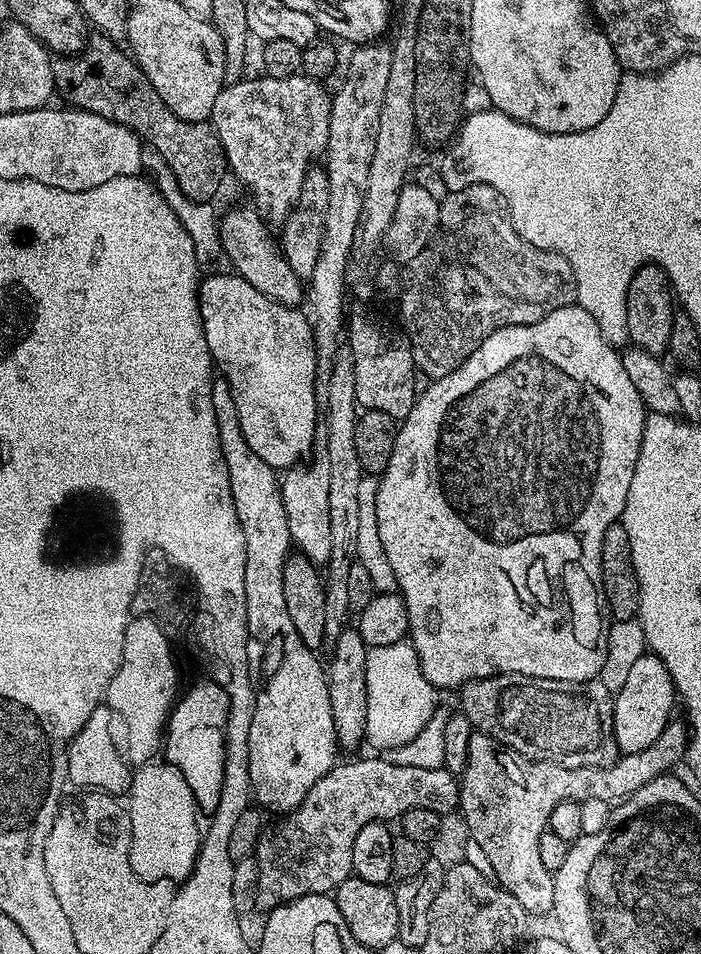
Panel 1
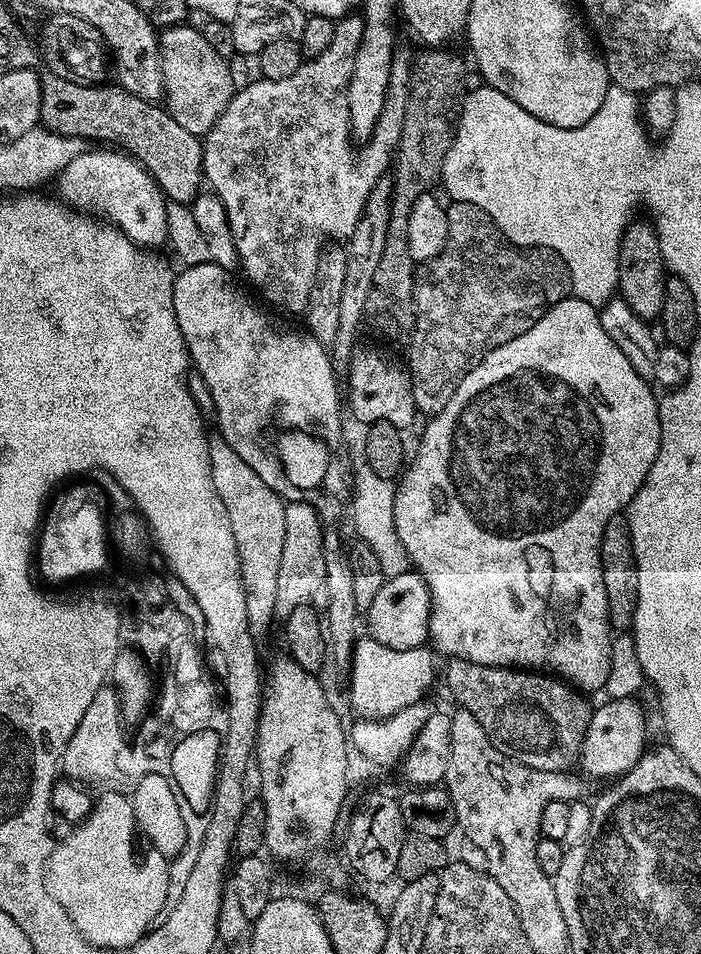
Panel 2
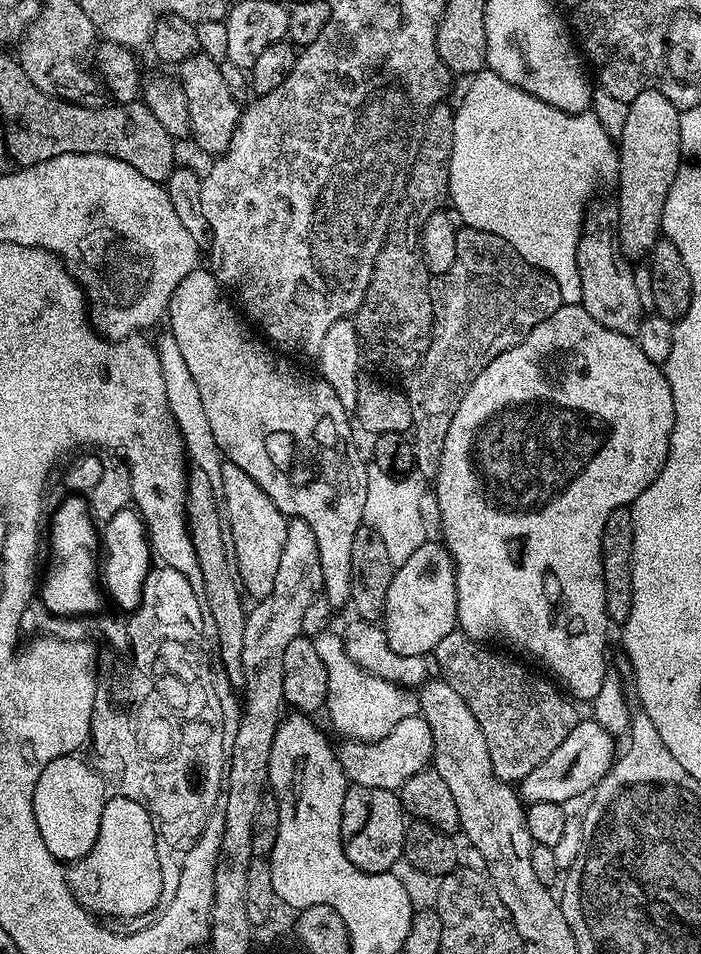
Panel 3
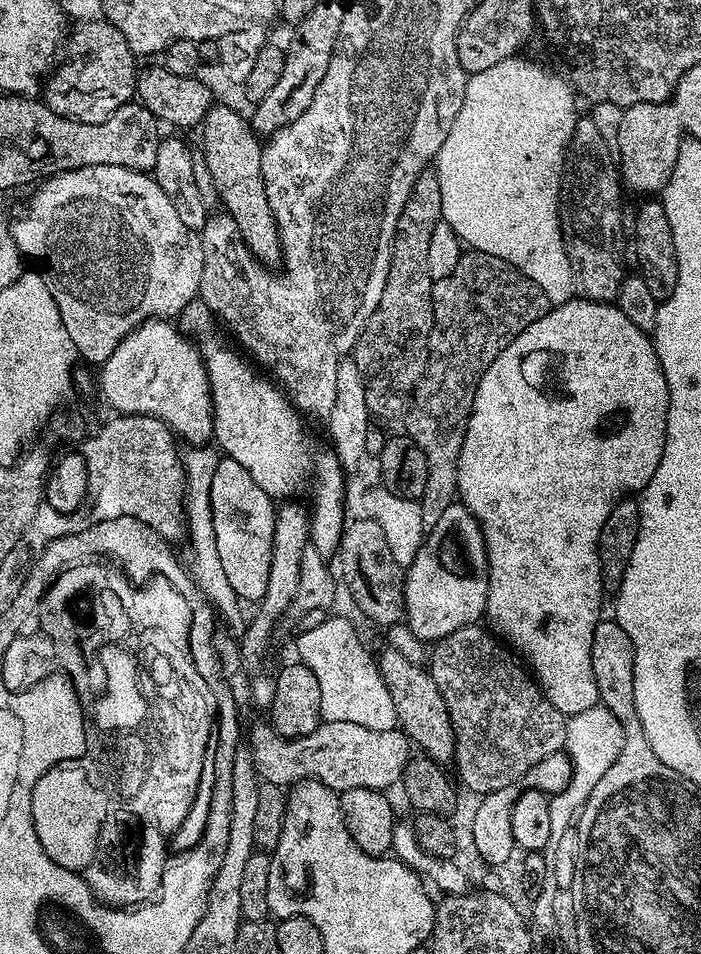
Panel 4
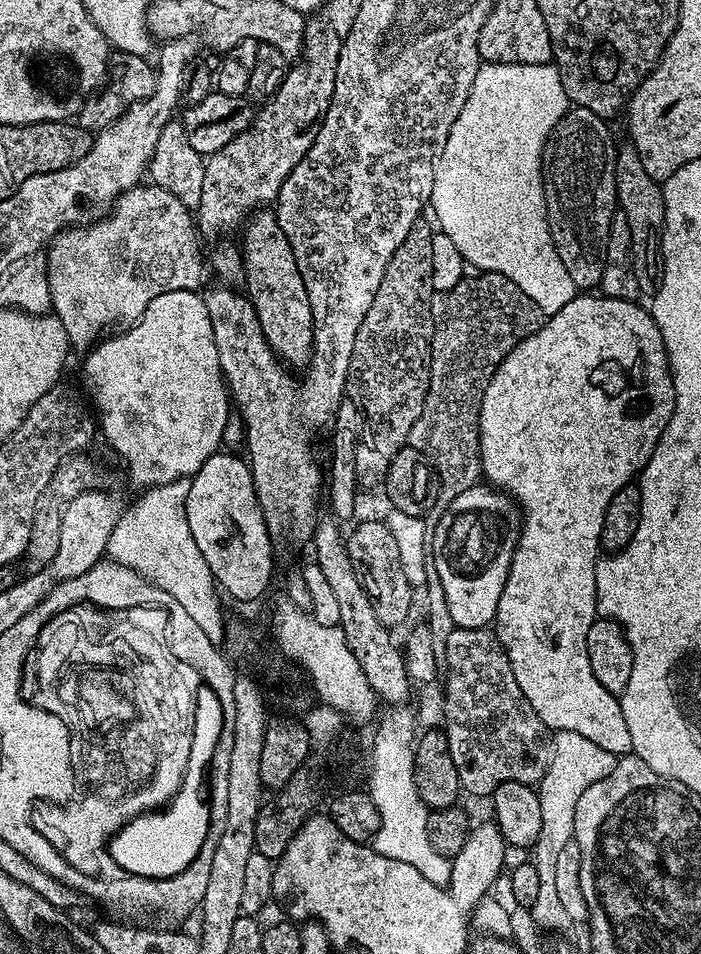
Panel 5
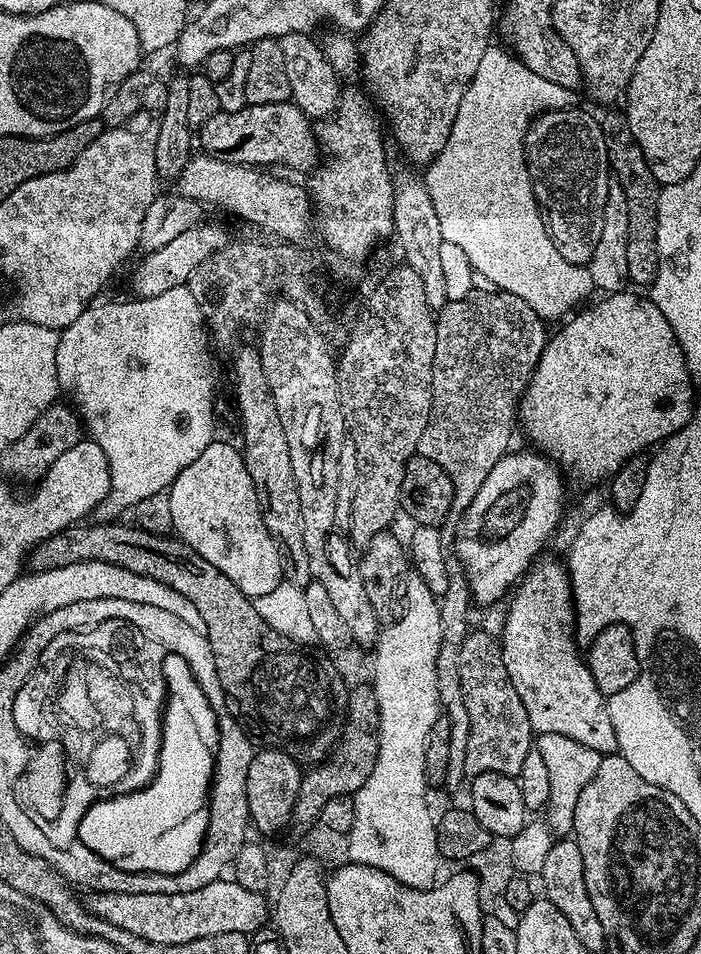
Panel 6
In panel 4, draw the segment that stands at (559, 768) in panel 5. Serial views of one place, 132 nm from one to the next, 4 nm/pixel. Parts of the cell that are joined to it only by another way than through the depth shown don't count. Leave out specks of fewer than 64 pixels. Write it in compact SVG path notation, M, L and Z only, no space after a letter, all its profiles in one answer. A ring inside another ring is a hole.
M597 706L590 710L582 710L582 714L574 714L566 719L566 738L563 751L568 753L568 761L572 764L570 782L550 799L550 845L561 843L562 830L571 829L578 813L590 798L594 786L598 786L602 774L614 766L618 754L622 754L624 728L610 714L610 710Z

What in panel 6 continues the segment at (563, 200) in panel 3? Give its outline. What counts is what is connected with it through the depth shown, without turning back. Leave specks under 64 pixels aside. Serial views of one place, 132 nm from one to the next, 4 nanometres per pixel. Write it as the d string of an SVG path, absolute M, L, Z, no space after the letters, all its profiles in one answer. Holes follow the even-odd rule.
M490 46L486 54L482 54L482 62L478 62L478 70L474 70L474 78L458 106L450 138L431 164L427 165L425 172L428 173L423 173L422 179L428 185L434 211L438 213L442 238L446 242L454 242L454 246L466 253L473 273L479 279L481 276L482 279L489 280L493 289L518 294L518 298L529 304L541 320L559 321L577 306L583 305L583 300L588 295L593 295L592 279L588 276L587 267L566 262L566 258L558 254L558 246L550 242L550 234L546 234L540 208L536 205L532 182L528 179L528 163L524 160L524 136L534 119L534 112L528 106L520 109L512 101L512 83L515 80L535 81L534 70L516 59L515 55L507 51L504 53L496 47Z

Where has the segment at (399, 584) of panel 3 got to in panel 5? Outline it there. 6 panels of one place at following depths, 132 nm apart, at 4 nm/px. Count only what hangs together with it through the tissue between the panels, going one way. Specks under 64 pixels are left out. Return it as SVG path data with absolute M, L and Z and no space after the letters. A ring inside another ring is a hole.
M477 482L470 490L458 494L450 506L440 513L440 521L430 537L430 564L436 567L440 579L439 591L449 604L450 614L457 628L488 628L498 610L498 598L510 574L512 555L520 537L522 513L515 500L506 492L484 482Z

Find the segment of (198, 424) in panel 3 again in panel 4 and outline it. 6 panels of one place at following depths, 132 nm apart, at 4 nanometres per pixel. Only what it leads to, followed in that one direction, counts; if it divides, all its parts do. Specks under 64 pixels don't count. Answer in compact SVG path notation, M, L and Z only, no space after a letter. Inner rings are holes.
M192 446L187 450L189 452L185 451L182 459L186 481L186 528L190 536L192 532L190 575L199 595L203 596L215 609L219 619L226 620L224 622L227 625L233 626L232 624L236 624L240 620L239 606L241 607L241 605L238 603L234 590L230 590L230 582L226 579L226 570L222 570L222 561L218 558L218 546L214 542L214 522L210 506L210 482L214 482L214 466L218 459L218 452L212 446Z

